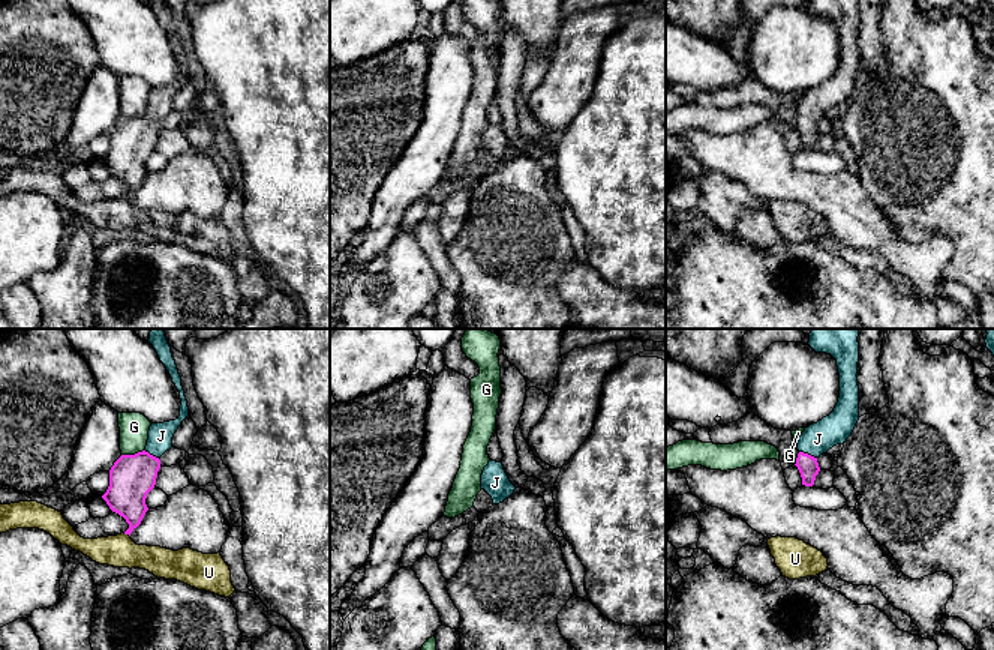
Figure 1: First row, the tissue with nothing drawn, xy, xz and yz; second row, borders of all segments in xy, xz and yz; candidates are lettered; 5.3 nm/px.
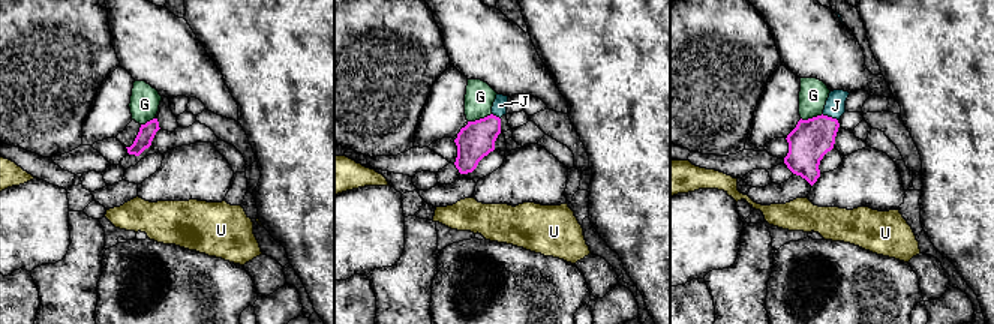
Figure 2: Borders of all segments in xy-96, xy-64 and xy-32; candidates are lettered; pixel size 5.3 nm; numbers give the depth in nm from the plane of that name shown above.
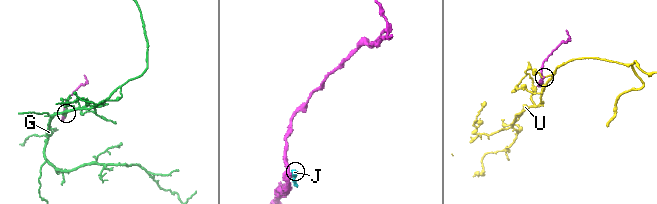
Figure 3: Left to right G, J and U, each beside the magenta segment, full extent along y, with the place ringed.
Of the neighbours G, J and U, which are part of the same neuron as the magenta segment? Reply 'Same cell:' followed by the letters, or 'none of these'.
Same cell: J

